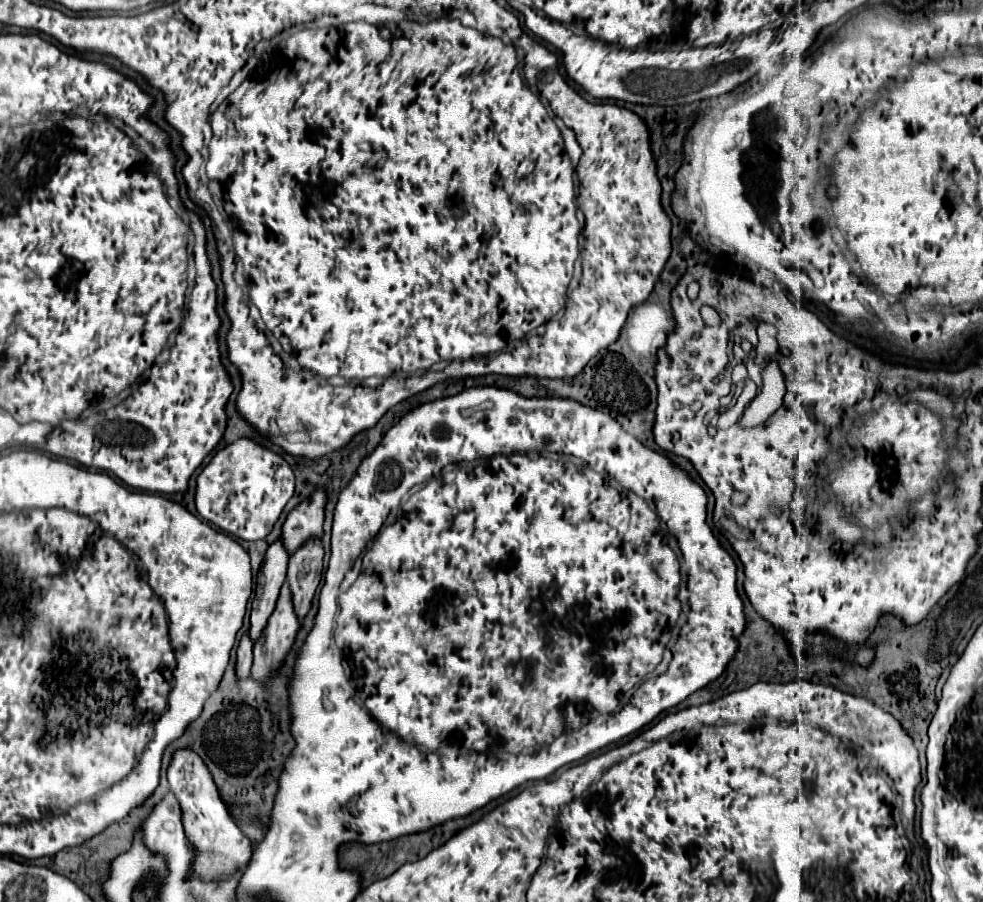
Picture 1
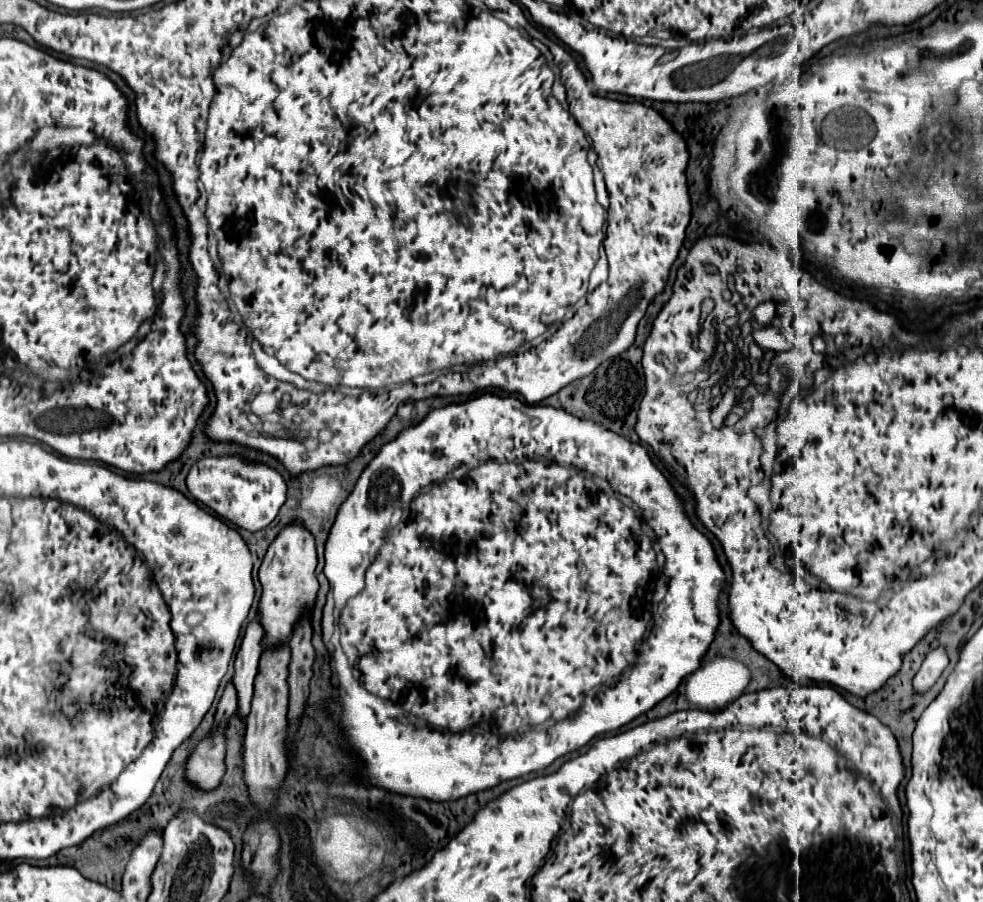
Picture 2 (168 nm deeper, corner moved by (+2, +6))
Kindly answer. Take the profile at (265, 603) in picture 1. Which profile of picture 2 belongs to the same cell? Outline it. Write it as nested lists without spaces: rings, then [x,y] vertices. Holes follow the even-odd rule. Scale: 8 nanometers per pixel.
[[[255,618],[243,636],[241,648],[235,658],[235,674],[233,674],[233,686],[237,690],[237,704],[239,704],[239,716],[247,720],[247,714],[251,710],[251,698],[253,698],[253,680],[257,676],[259,658],[263,652],[261,646],[263,628],[259,624],[259,618]]]

